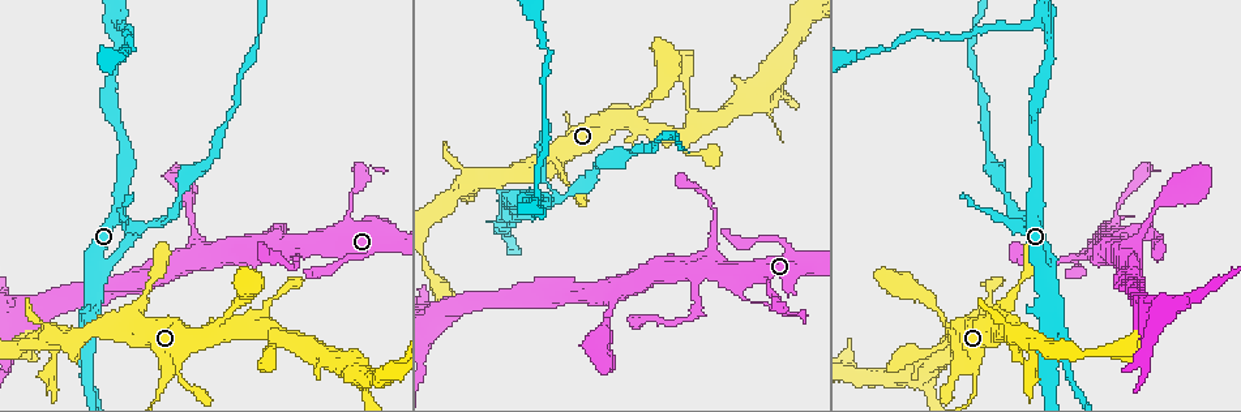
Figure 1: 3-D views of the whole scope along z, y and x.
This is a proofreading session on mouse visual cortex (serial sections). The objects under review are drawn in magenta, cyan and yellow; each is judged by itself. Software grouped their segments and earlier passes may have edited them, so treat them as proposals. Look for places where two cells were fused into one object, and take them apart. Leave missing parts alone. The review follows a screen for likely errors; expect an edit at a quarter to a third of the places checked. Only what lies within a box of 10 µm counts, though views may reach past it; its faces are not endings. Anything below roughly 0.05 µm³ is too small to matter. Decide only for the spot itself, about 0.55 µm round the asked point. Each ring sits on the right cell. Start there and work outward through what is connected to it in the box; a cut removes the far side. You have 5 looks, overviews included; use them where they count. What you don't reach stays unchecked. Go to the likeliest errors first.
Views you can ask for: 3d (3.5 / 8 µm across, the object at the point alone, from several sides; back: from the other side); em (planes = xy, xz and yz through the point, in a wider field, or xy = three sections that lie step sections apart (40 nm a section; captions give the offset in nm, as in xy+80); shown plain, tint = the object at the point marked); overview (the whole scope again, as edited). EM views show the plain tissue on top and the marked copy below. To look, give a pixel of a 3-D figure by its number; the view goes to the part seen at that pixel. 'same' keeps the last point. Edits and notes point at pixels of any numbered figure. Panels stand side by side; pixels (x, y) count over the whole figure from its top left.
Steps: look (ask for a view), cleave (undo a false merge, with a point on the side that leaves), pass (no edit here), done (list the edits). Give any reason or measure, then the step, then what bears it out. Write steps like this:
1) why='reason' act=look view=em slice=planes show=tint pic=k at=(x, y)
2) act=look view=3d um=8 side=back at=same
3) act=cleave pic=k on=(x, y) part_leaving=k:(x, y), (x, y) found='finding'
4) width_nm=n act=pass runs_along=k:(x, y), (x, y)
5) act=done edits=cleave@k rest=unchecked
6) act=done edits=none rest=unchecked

why='abrupt turn' act=look view=3d um=8 pic=1 at=(98, 281)

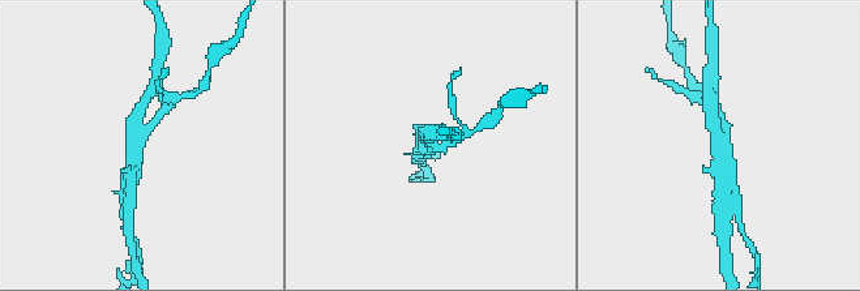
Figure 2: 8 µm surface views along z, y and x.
arms=3 arm_widths_nm=200,250,450 why='now the EM' act=look view=em slice=xy step=1 show=tint at=same

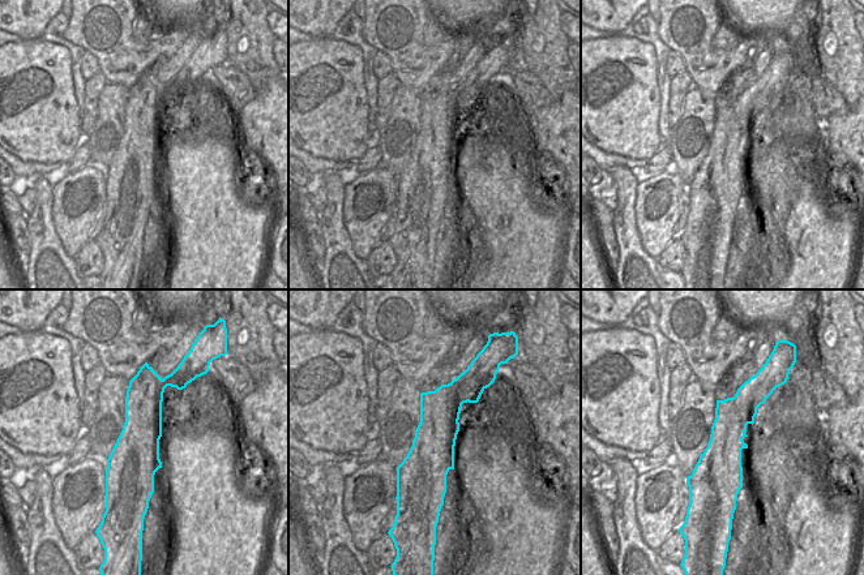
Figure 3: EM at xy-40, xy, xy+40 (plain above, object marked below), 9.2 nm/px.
act=cleave pic=2 on=(165, 110) found='two cells meet here'

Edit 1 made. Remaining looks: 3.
act=look view=overview

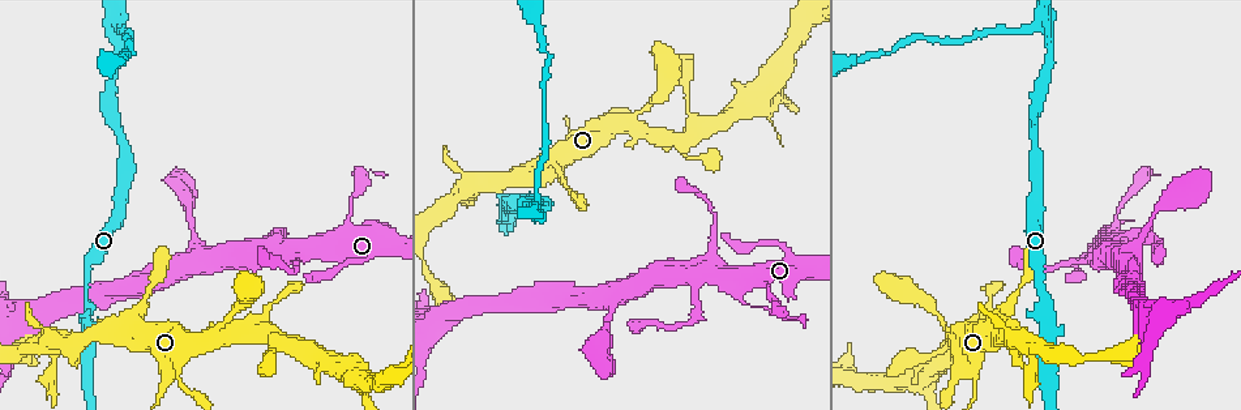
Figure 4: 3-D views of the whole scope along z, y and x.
why='four arms meet' act=look view=3d um=3.5 pic=4 at=(280, 339)

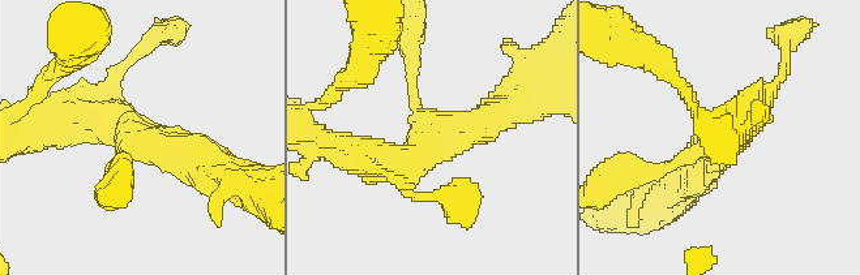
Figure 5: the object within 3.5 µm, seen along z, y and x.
why='need the tissue' act=look view=em slice=xy step=5 show=tint pic=5 at=(138, 132)

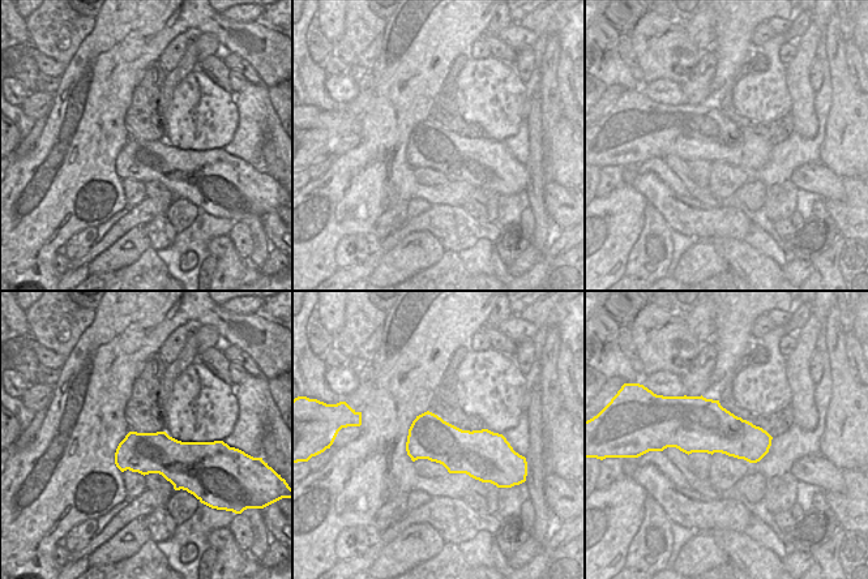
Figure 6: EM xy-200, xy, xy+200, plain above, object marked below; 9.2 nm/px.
arm_widths_nm=150,200,450,450 act=pass runs_along=5:(59, 120), (119, 116), (210, 168) found='all the same cell'

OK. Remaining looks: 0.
act=done edits=cleave@2 rest=unchecked

